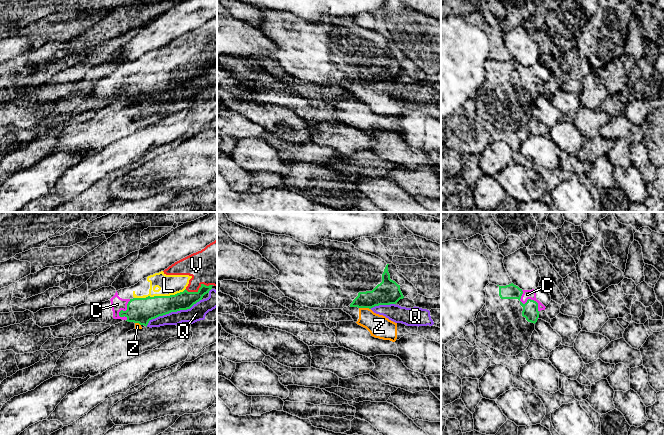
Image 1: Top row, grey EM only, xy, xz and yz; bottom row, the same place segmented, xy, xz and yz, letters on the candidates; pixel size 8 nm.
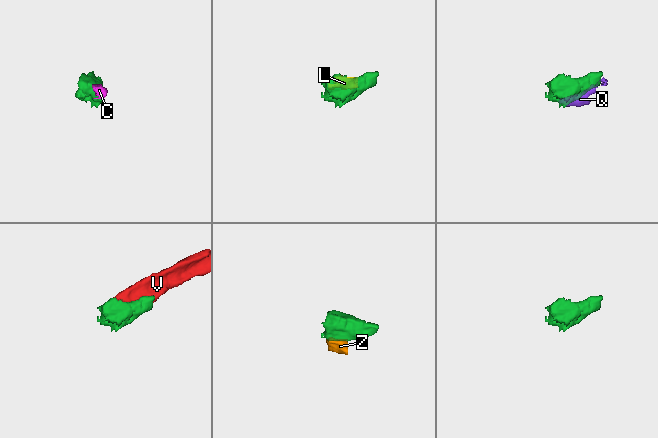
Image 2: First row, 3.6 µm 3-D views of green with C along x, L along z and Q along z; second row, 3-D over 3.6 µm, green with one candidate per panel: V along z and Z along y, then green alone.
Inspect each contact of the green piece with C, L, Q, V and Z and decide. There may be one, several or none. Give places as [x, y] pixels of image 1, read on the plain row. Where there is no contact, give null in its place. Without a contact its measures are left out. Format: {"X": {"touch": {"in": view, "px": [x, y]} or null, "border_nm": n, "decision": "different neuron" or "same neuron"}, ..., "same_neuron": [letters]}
{"C": {"touch": {"in": "yz", "px": [528, 75]}, "border_nm": 220, "decision": "same neuron"}, "L": {"touch": {"in": "xy", "px": [159, 72]}, "border_nm": 420, "decision": "same neuron"}, "Q": {"touch": {"in": "xy", "px": [172, 87]}, "border_nm": 500, "decision": "different neuron"}, "V": {"touch": {"in": "xy", "px": [199, 64]}, "border_nm": 220, "decision": "same neuron"}, "Z": {"touch": {"in": "xz", "px": [365, 83]}, "border_nm": 100, "decision": "different neuron"}, "same_neuron": ["C", "L", "V"]}

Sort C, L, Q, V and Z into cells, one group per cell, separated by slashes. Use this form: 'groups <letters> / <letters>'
groups C L V / Q Z

